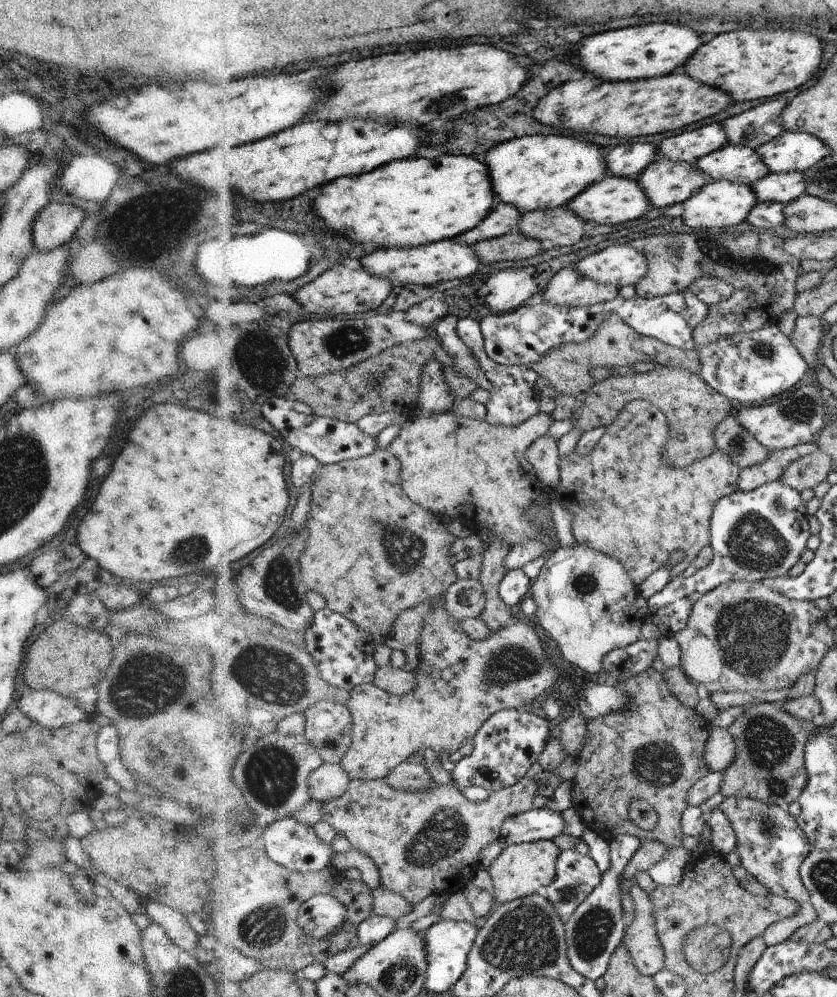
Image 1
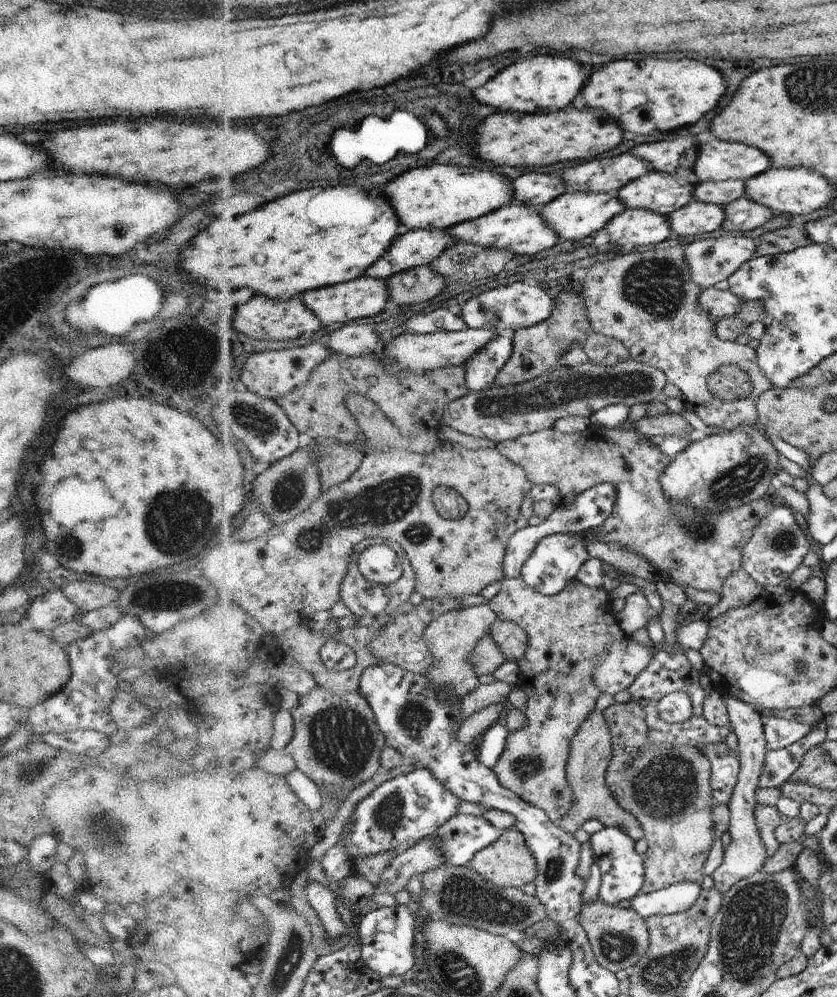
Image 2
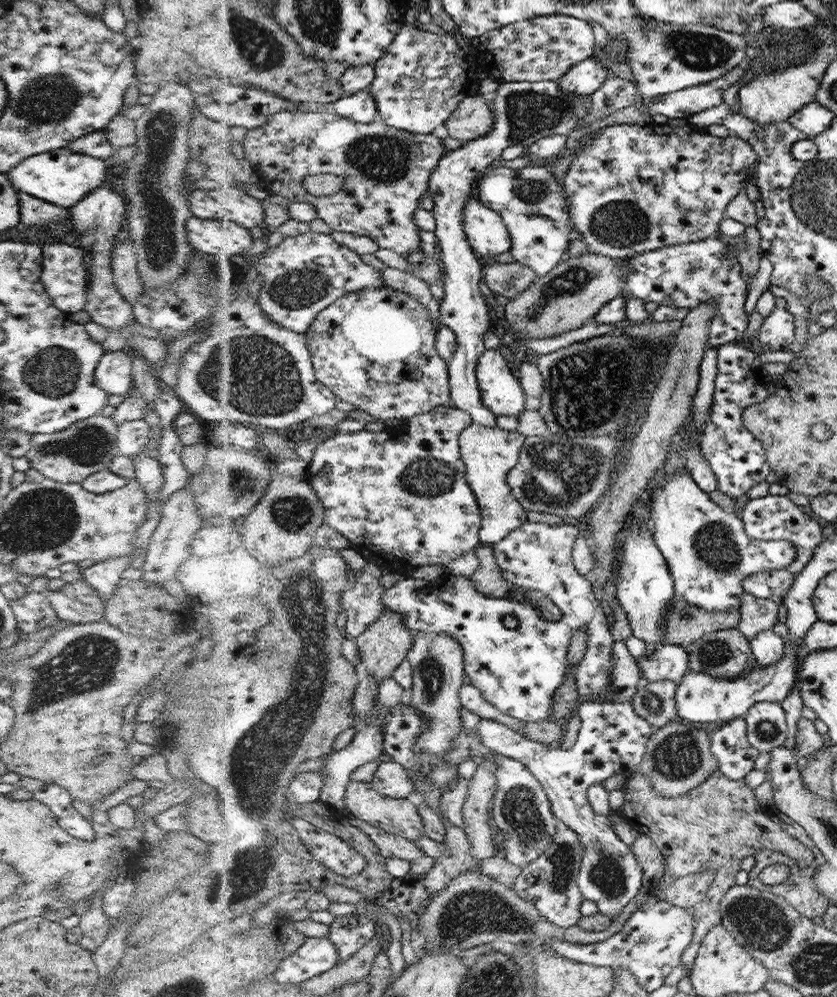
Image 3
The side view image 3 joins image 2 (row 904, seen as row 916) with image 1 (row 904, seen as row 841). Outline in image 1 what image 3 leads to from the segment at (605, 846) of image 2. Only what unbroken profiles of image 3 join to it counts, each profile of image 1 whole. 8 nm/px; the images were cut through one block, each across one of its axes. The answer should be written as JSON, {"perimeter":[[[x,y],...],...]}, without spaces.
{"perimeter":[[[630,834],[616,835],[609,844],[610,868],[603,874],[603,880],[587,900],[565,922],[567,957],[574,971],[592,981],[607,971],[610,959],[622,942],[626,926],[620,886],[630,876],[631,858],[639,851],[641,840]]]}

